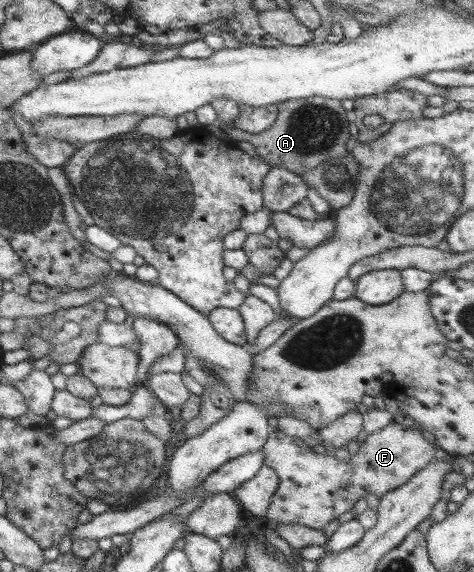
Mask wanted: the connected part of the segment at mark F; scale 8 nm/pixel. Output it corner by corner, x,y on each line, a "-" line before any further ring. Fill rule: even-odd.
393,420
379,432
369,434
356,454
345,462
335,456
315,452
298,436
287,435
279,429
272,431
263,446
263,457
264,465
272,467
279,475
279,488
268,510
269,525
298,524
323,532
324,527
332,526
332,521
341,514
354,511
356,502
365,498
368,492
382,499
384,494
406,484
434,458
434,444
424,437
415,427
405,427

